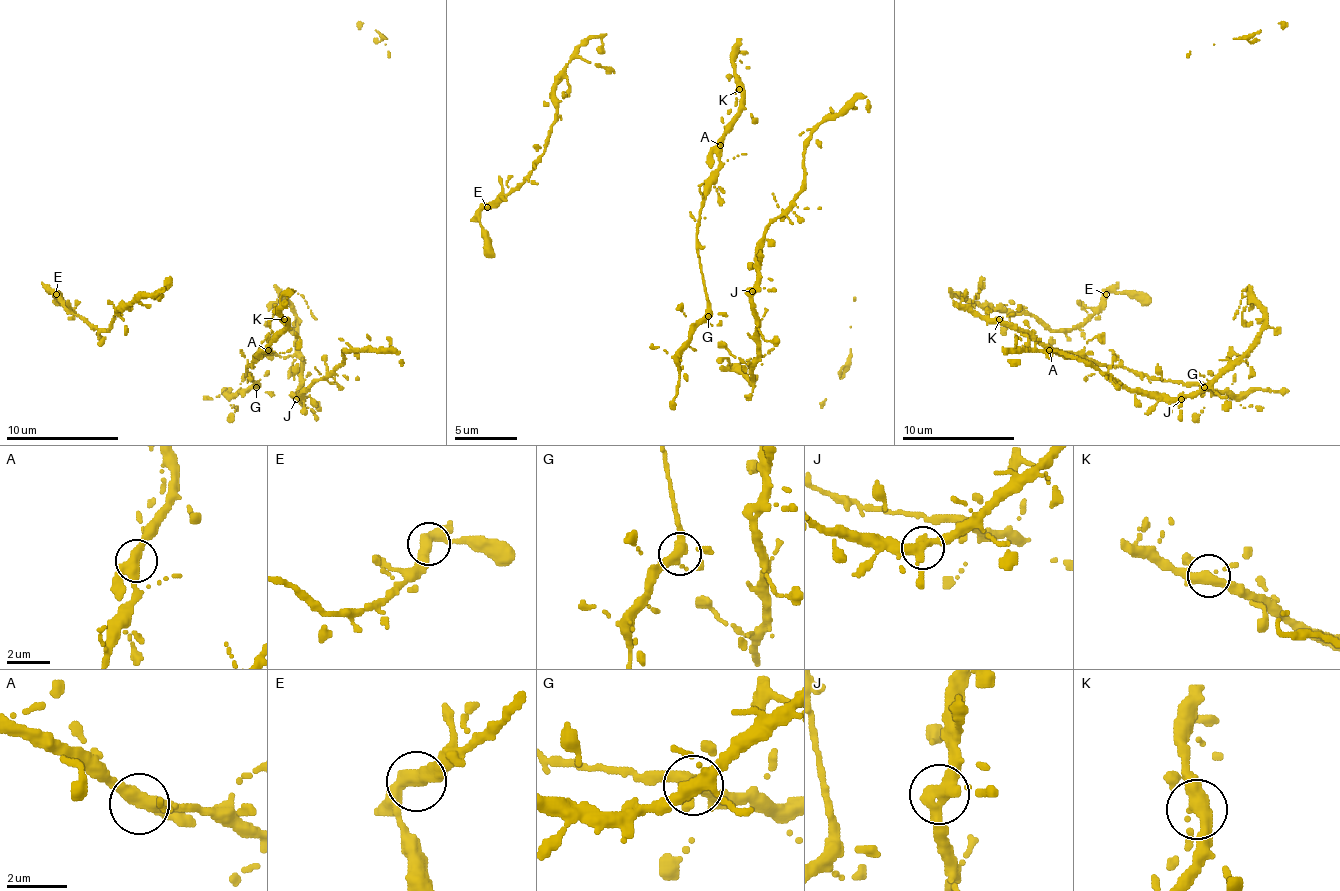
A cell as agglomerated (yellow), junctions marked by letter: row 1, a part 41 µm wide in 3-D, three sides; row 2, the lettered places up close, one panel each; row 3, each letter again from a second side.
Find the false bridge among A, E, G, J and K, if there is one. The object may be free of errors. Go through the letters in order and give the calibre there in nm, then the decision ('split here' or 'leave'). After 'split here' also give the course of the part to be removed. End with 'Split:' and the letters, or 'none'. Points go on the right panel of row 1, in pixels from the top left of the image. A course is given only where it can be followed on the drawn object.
A: calibre 360 nm; leave
E: calibre 420 nm; leave
G: calibre 320 nm; leave
J: calibre 460 nm; leave
K: calibre 320 nm; leave
Split: none

